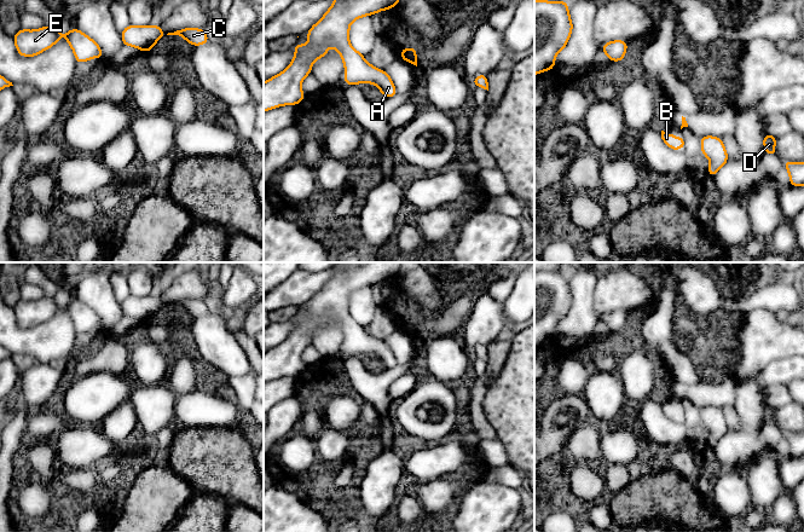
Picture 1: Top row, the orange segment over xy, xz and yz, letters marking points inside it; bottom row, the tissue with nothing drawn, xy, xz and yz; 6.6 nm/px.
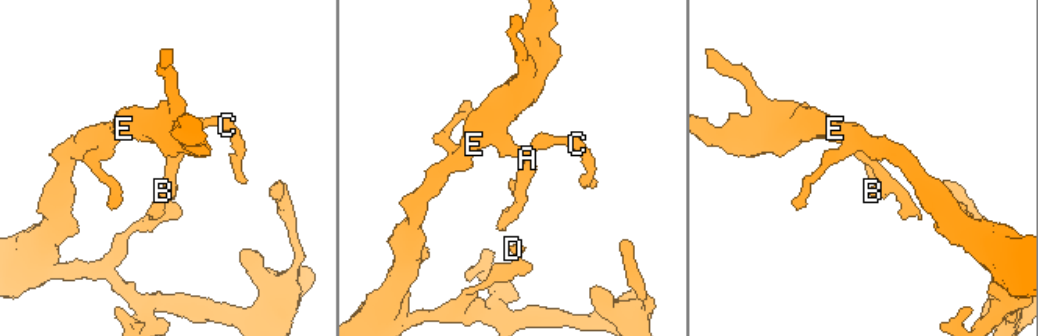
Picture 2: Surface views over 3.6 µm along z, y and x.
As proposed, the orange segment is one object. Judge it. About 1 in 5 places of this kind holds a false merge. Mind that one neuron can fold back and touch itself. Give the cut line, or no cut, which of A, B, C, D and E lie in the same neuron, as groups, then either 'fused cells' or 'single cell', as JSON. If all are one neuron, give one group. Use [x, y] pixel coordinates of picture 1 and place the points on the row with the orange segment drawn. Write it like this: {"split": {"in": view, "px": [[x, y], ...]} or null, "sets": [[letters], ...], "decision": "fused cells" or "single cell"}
{"split": null, "sets": [["A", "B", "C", "D", "E"]], "decision": "single cell"}

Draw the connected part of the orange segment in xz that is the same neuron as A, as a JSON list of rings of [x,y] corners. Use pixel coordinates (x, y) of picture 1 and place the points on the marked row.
[[[334,0],[324,16],[306,33],[308,45],[296,42],[295,54],[289,66],[282,73],[264,82],[264,112],[283,106],[297,105],[305,99],[301,83],[312,71],[313,63],[328,54],[328,47],[332,46],[341,56],[345,65],[343,80],[347,86],[358,83],[374,83],[380,88],[383,98],[393,98],[398,94],[397,88],[387,71],[381,70],[365,60],[363,52],[354,50],[349,42],[351,23],[377,12],[394,8],[400,0]]]

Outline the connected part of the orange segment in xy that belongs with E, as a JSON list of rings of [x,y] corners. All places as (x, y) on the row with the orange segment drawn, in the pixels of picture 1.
[[[46,25],[35,30],[19,29],[13,35],[13,40],[21,57],[35,57],[56,45],[62,35],[73,50],[76,64],[93,58],[103,59],[99,45],[77,28],[65,34],[60,33],[57,27]]]

